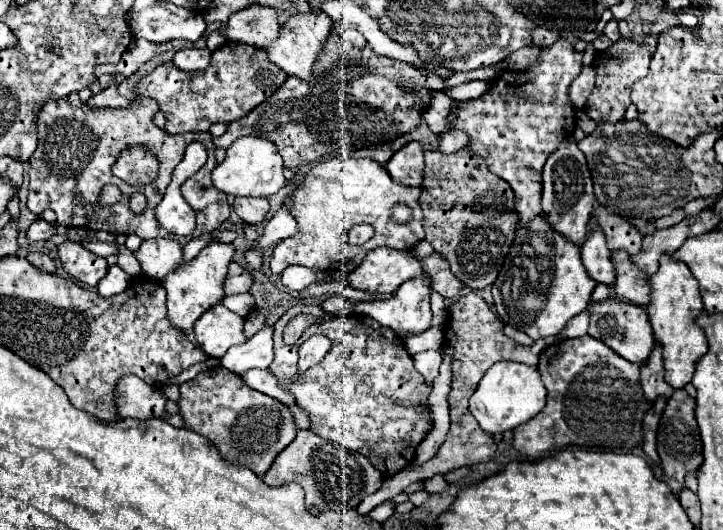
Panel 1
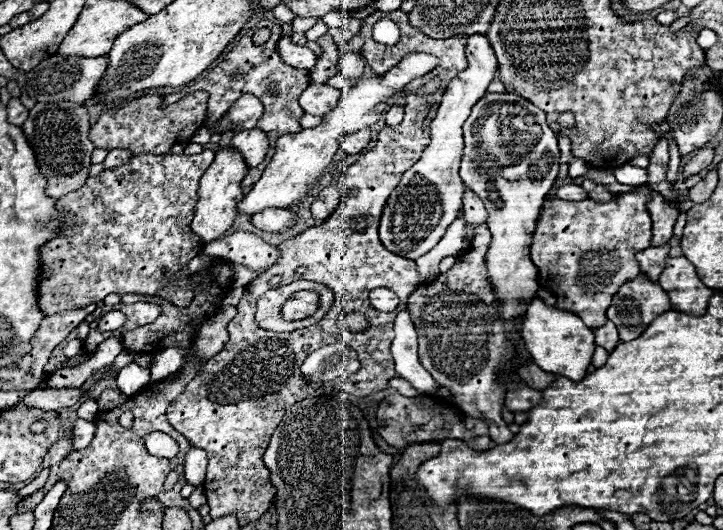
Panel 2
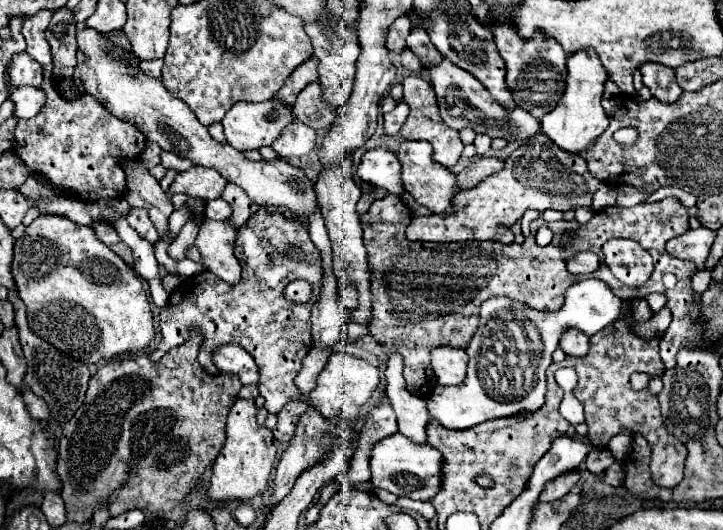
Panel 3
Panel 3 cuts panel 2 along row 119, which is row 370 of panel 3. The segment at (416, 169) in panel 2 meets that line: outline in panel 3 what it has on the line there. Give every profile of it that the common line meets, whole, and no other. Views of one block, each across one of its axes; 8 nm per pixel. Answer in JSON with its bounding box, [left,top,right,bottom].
[432,346,468,386]

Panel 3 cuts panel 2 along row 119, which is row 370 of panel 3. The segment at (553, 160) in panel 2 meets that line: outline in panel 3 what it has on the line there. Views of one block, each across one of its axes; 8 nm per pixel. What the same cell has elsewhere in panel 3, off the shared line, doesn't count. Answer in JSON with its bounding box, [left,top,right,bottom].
[424,278,624,430]

